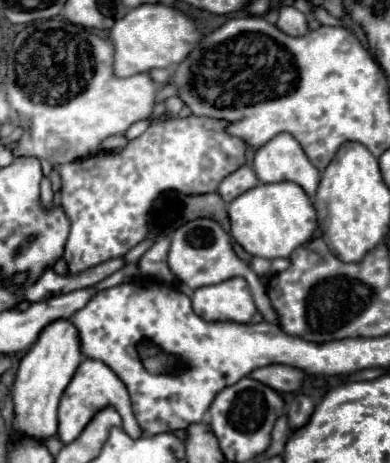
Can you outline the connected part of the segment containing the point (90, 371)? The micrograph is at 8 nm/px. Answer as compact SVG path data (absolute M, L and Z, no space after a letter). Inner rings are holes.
M84 357L82 363L78 365L78 369L76 369L72 381L64 389L62 399L60 399L60 407L58 407L58 437L62 439L62 443L66 445L66 443L74 441L82 433L86 423L94 417L94 413L104 409L104 407L108 407L108 405L114 405L118 409L118 413L122 415L122 421L124 421L124 431L132 439L142 435L142 429L138 427L138 423L136 423L134 415L132 415L132 409L130 409L128 391L122 385L122 381L118 379L118 375L110 367L106 367L102 361Z

